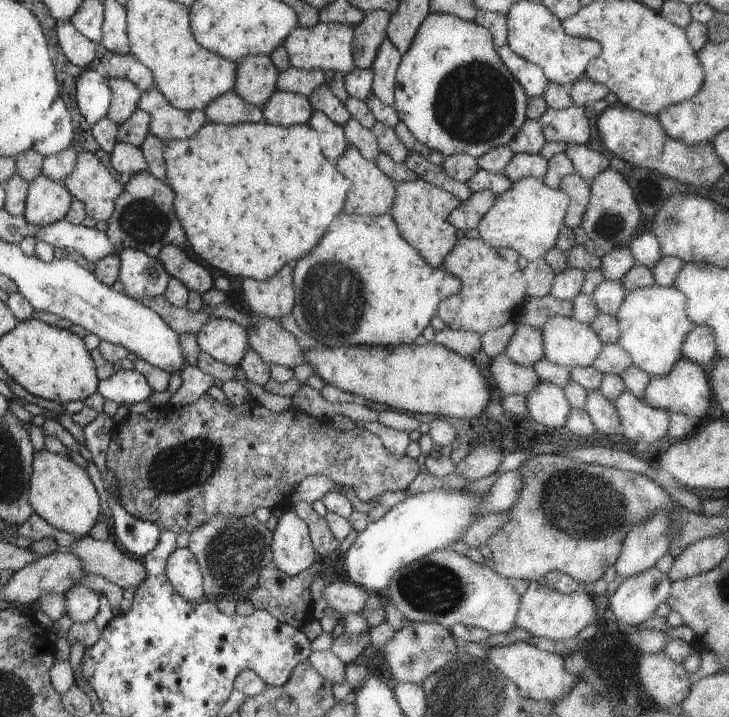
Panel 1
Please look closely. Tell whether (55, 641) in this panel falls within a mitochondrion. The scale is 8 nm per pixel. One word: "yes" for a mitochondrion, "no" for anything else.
no

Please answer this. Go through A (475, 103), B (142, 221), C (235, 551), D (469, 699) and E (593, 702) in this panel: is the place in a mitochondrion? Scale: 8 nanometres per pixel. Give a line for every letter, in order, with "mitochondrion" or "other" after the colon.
A: mitochondrion
B: mitochondrion
C: mitochondrion
D: mitochondrion
E: mitochondrion

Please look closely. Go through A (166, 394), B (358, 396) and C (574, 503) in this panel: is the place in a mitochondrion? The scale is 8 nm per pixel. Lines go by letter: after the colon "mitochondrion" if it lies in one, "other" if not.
A: other
B: other
C: mitochondrion

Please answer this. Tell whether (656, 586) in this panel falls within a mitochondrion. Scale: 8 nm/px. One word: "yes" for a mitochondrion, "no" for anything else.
yes

